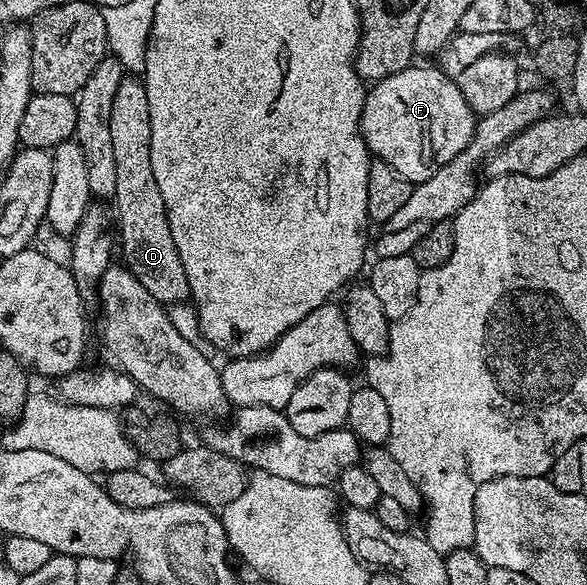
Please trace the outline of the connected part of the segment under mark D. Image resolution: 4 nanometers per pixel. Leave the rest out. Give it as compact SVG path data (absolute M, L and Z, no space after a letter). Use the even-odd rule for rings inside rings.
M123 78L122 84L118 89L116 89L116 97L112 101L112 121L110 122L110 128L112 129L112 153L116 157L116 193L114 194L112 203L113 206L118 206L118 215L116 211L116 231L120 236L120 255L123 255L123 257L126 258L123 259L124 265L134 274L136 281L140 281L140 285L144 285L144 289L148 289L148 293L152 293L152 297L156 297L158 303L163 305L173 305L190 299L188 277L184 273L184 265L180 265L180 253L176 253L176 241L172 241L172 233L170 232L170 226L168 225L164 197L160 197L160 185L156 185L156 177L152 177L152 157L150 156L150 114L148 113L148 97L146 96L146 88L141 82L139 82L139 80L137 83L134 79L137 78Z

